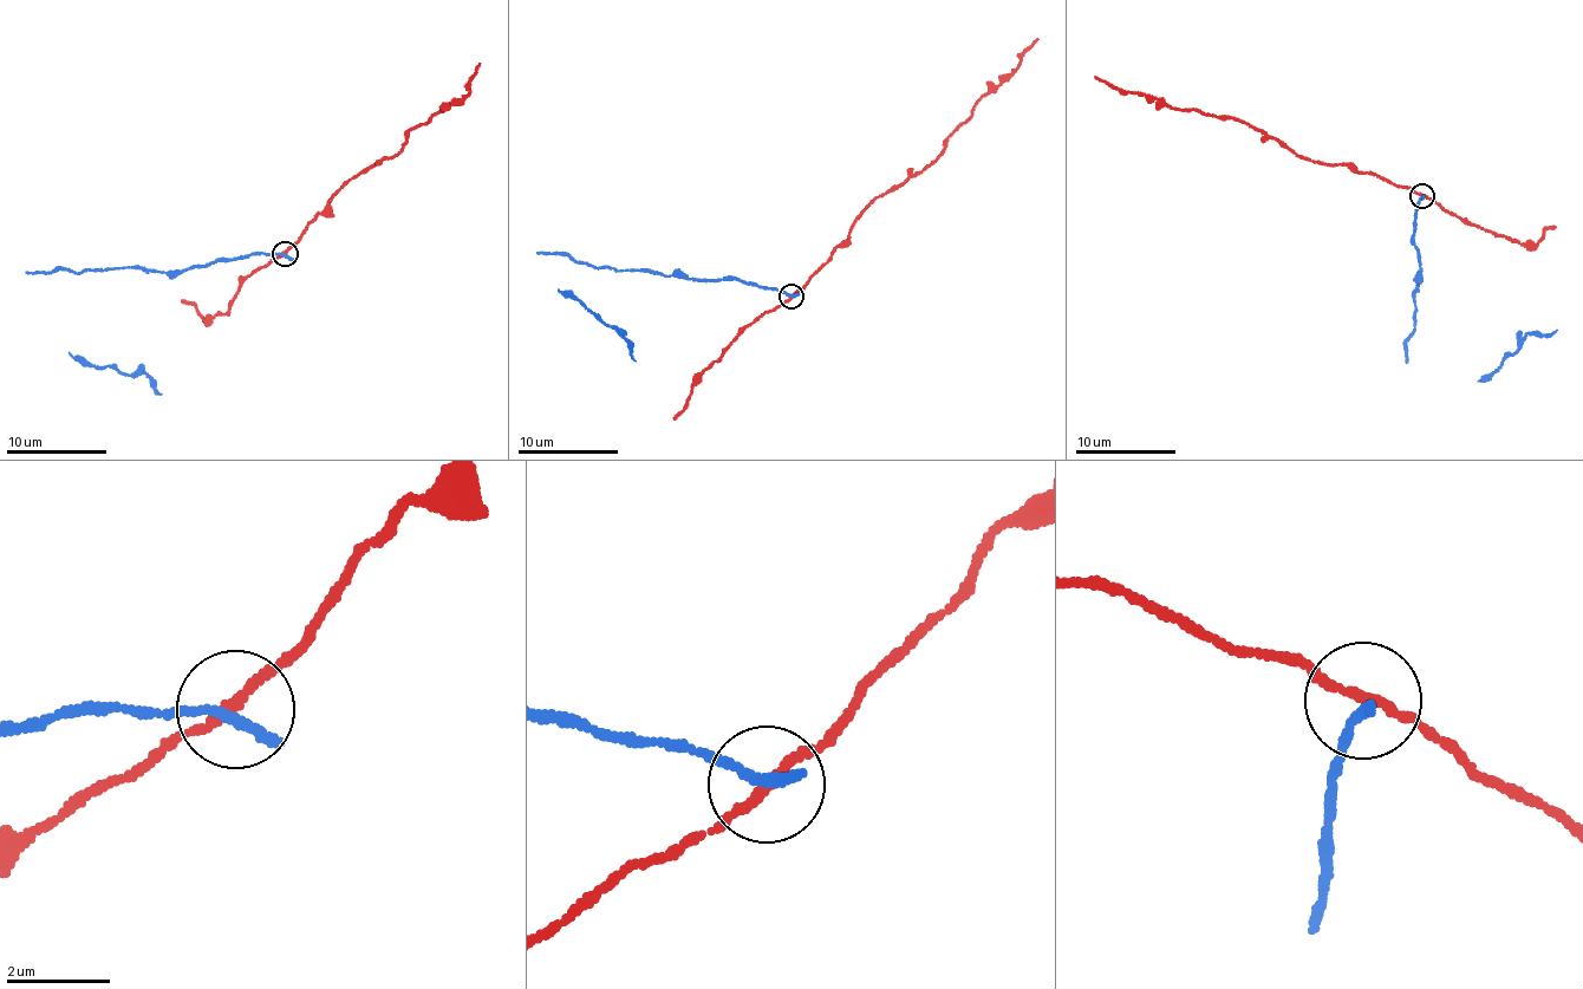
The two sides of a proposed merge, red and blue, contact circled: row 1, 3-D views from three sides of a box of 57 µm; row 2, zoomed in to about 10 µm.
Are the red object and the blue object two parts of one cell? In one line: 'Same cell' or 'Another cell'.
Another cell

